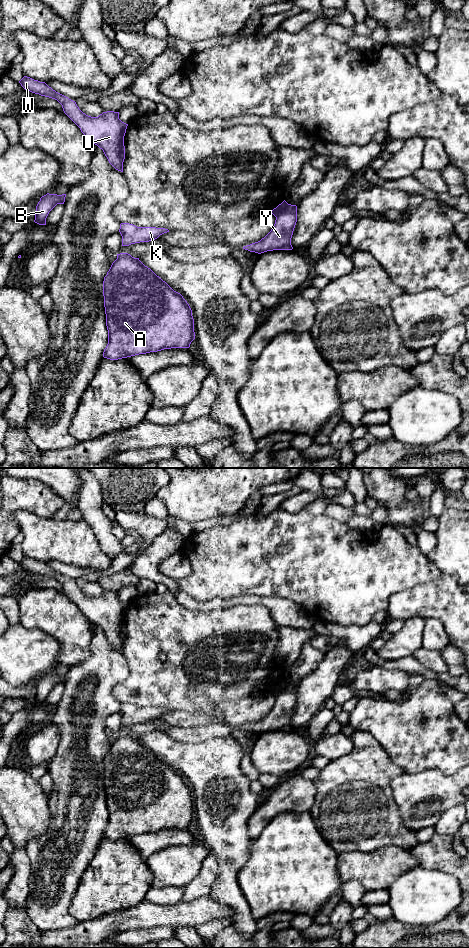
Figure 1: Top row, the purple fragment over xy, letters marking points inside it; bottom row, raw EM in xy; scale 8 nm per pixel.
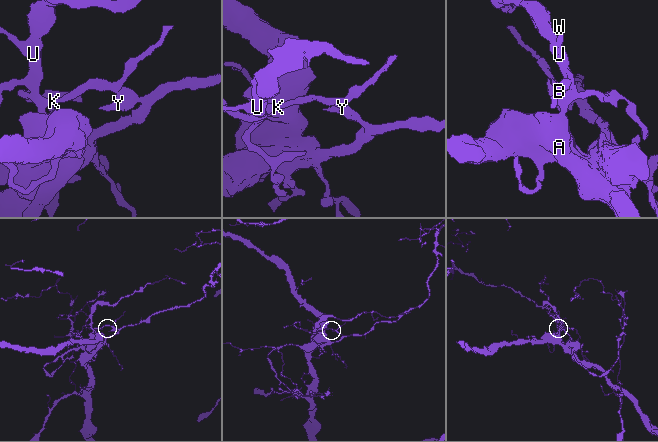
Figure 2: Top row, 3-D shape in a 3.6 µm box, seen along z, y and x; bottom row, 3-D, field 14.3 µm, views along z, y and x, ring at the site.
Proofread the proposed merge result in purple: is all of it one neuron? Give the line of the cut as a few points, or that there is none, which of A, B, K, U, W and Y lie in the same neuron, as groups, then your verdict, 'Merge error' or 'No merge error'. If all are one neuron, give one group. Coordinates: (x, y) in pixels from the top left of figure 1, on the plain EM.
Split along xy (287, 683), (275, 696). Groups: A B K U W / Y. Merge error

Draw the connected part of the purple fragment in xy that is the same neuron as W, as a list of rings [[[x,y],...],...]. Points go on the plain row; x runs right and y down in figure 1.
[[[24,556],[19,563],[25,570],[57,580],[64,593],[80,608],[84,616],[103,630],[116,650],[123,652],[124,616],[128,604],[119,599],[119,592],[107,591],[98,597],[91,597],[83,593],[75,581],[56,572],[45,562]]]

